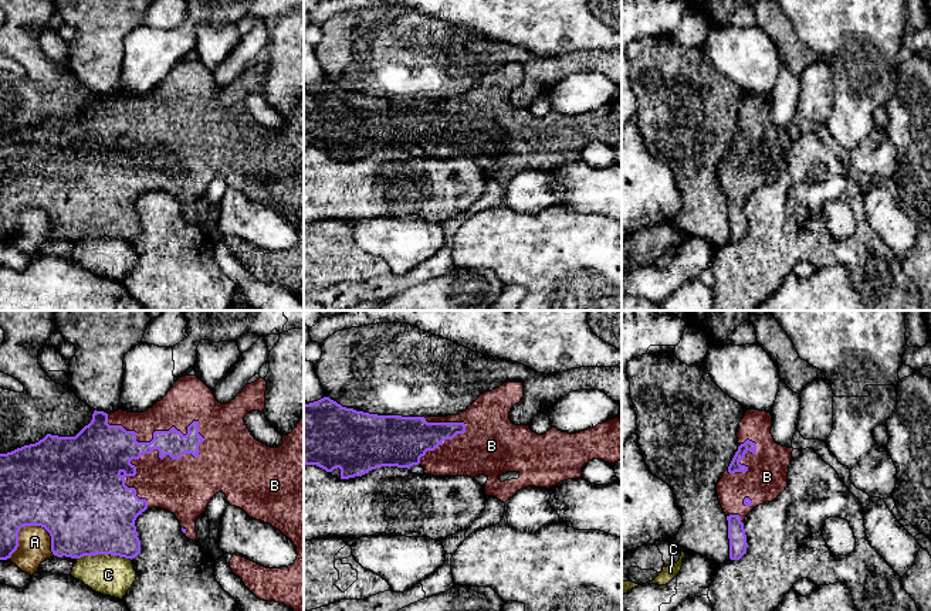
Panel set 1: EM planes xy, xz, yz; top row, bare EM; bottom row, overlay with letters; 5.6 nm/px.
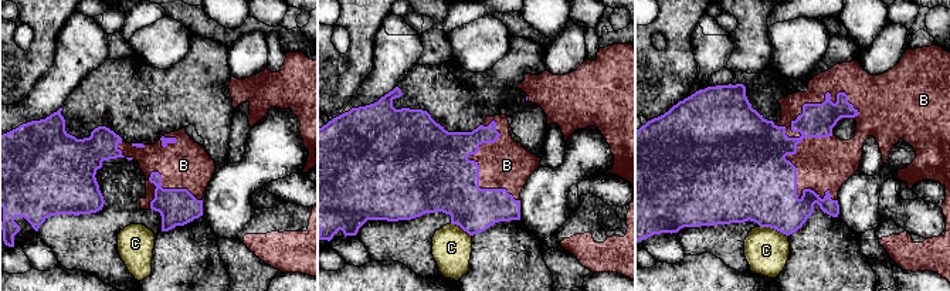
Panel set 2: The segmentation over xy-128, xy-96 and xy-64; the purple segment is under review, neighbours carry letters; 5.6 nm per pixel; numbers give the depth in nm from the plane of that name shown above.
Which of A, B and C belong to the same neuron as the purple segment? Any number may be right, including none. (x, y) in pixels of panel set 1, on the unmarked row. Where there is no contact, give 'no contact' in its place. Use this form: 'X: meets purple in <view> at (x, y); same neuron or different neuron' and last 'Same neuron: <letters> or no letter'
A: meets purple in xy at (20, 210); different neuron
B: meets purple in xy at (197, 132); same neuron
C: meets purple in xy at (104, 236); different neuron
Same neuron: B

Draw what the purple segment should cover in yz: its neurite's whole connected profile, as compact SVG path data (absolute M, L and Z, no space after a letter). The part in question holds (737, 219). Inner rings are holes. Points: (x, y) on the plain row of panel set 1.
M747 92L737 115L738 133L717 166L718 183L728 203L731 242L747 235L747 197L775 183L788 170L793 130L776 126L771 109L771 95Z

